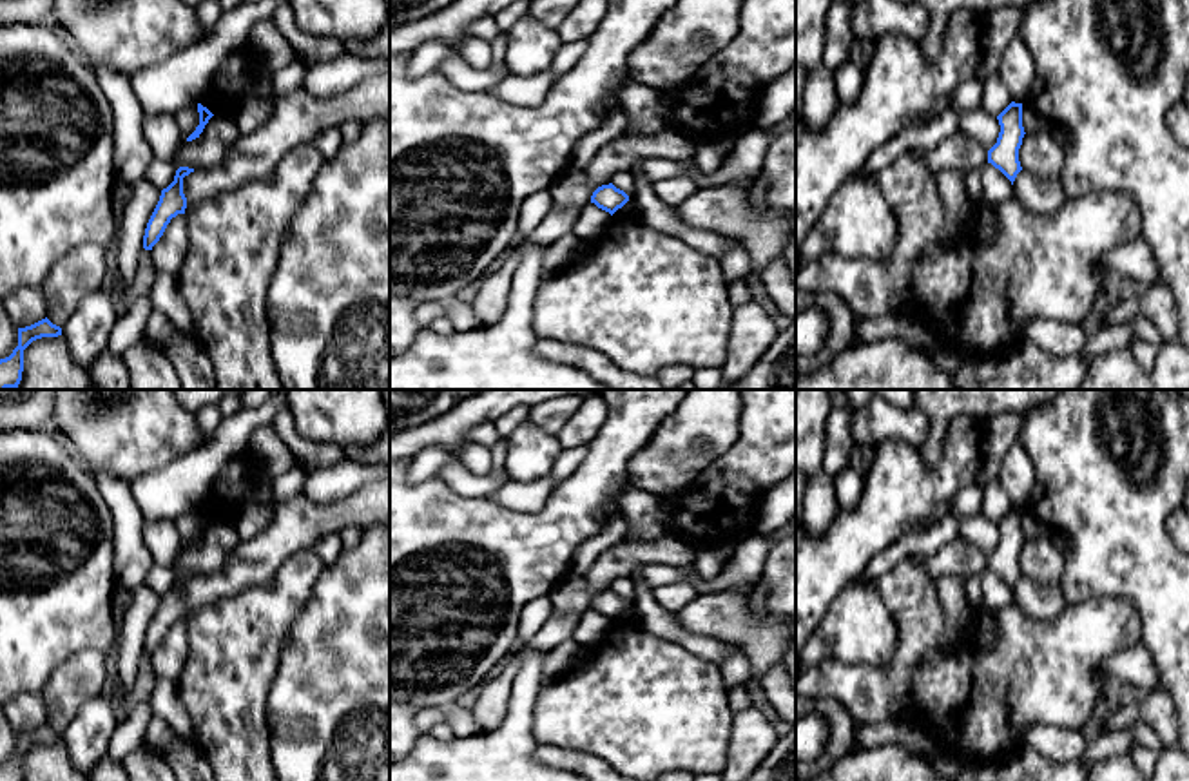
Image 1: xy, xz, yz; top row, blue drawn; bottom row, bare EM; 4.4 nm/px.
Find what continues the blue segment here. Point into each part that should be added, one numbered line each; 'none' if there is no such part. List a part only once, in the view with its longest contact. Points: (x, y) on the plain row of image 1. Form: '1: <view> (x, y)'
none

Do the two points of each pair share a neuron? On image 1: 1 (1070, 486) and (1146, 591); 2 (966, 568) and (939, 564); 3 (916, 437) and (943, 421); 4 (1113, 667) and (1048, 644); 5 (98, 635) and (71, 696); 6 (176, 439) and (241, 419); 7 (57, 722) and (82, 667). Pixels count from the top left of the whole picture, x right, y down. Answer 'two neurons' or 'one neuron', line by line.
1: one neuron
2: one neuron
3: two neurons
4: two neurons
5: two neurons
6: two neurons
7: one neuron

